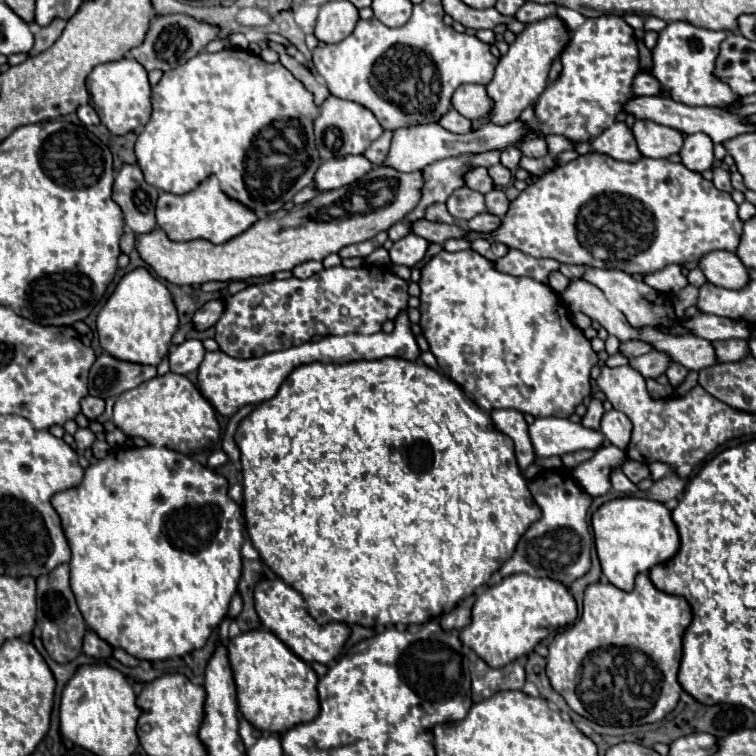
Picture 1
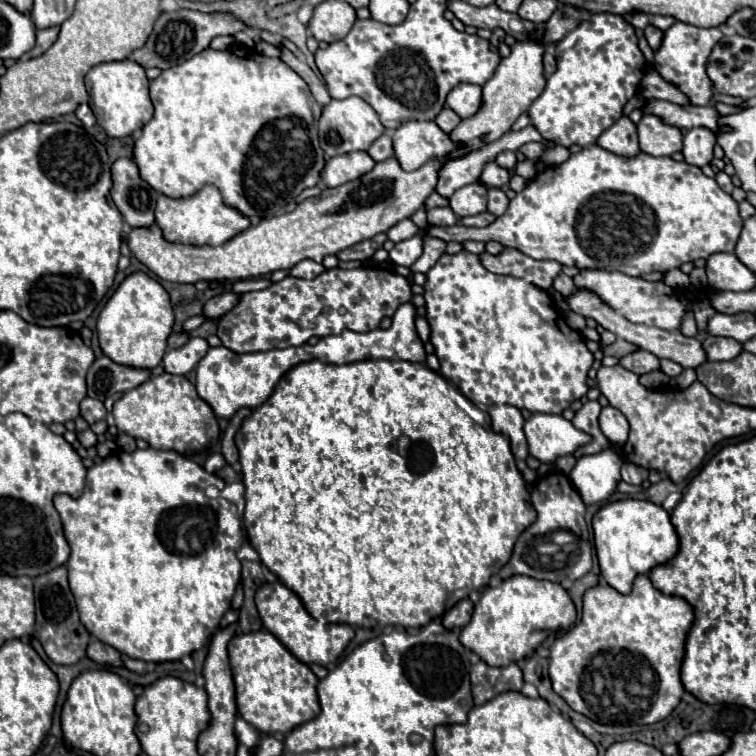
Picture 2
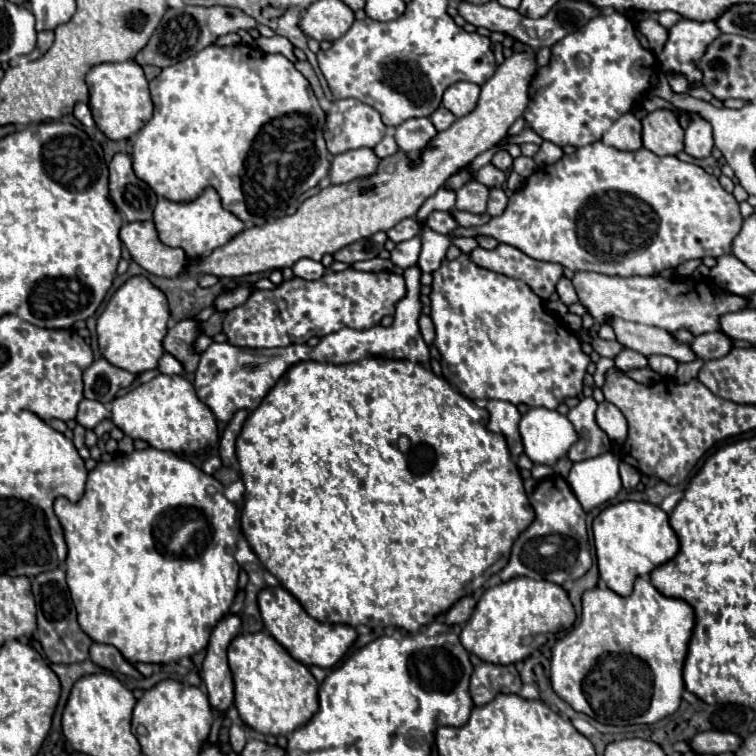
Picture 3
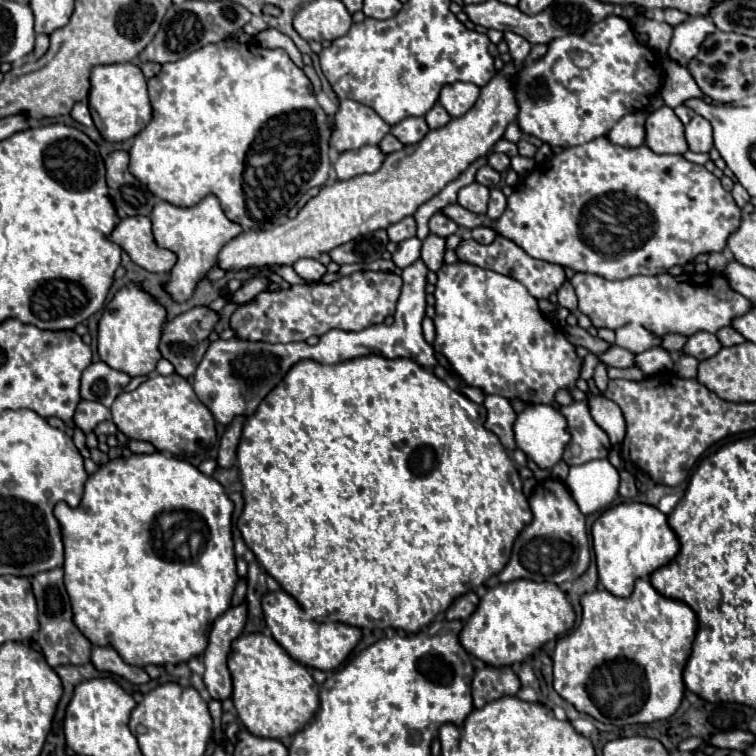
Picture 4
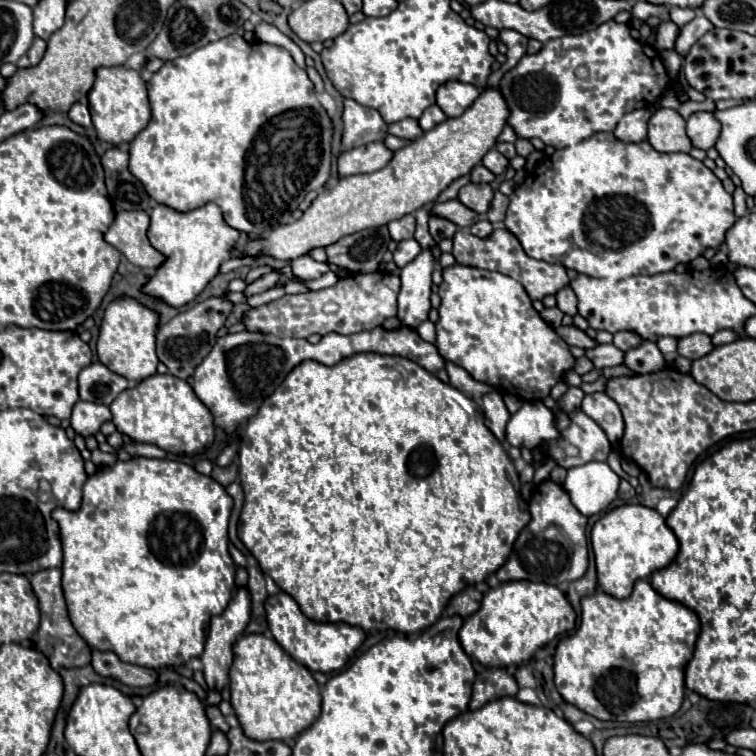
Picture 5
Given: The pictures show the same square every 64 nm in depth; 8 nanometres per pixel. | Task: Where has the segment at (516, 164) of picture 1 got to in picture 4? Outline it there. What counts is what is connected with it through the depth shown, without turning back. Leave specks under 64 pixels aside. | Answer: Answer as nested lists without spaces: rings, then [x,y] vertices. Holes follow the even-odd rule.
[[[490,154],[488,156],[488,166],[498,170],[500,174],[504,174],[510,168],[510,158],[506,154]]]

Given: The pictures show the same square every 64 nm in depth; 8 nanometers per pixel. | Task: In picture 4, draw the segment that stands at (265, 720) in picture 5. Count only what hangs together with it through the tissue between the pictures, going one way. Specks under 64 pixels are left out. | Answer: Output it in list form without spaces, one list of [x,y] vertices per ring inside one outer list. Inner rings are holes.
[[[246,634],[232,642],[228,656],[234,690],[232,702],[244,728],[260,738],[286,738],[308,724],[318,710],[318,684],[310,670],[292,660],[288,652],[270,636]]]

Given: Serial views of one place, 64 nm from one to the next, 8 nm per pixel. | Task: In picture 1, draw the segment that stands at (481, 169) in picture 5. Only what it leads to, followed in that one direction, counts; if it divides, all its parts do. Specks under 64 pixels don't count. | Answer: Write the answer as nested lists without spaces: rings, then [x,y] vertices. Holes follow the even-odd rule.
[[[496,164],[496,166],[490,166],[488,168],[488,172],[490,172],[490,176],[492,176],[492,180],[494,180],[494,184],[498,186],[498,188],[506,188],[508,184],[512,184],[512,172],[508,170],[508,168],[504,168],[502,164]]]

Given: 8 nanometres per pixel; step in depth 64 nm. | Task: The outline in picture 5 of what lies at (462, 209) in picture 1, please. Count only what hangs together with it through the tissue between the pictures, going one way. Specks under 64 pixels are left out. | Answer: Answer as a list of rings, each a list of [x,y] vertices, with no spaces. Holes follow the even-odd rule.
[[[470,182],[464,188],[460,188],[458,200],[466,208],[470,208],[470,210],[474,210],[478,214],[484,214],[488,210],[488,206],[490,206],[490,200],[492,200],[492,188],[490,188],[490,184]]]

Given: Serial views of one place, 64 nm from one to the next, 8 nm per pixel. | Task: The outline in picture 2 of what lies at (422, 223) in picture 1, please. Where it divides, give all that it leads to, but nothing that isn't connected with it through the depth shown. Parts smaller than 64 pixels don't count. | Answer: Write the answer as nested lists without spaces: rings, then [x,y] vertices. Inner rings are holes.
[[[586,146],[582,152],[572,154],[560,166],[548,166],[536,174],[522,192],[518,192],[508,210],[486,228],[466,228],[454,224],[448,228],[428,224],[422,234],[440,238],[444,242],[456,240],[496,240],[502,246],[516,248],[536,260],[556,260],[564,266],[618,270],[628,276],[650,272],[666,272],[686,262],[708,258],[714,252],[734,252],[744,220],[738,214],[738,204],[726,194],[714,178],[702,174],[700,168],[672,158],[654,158],[640,152],[634,158],[616,156],[600,146]]]

